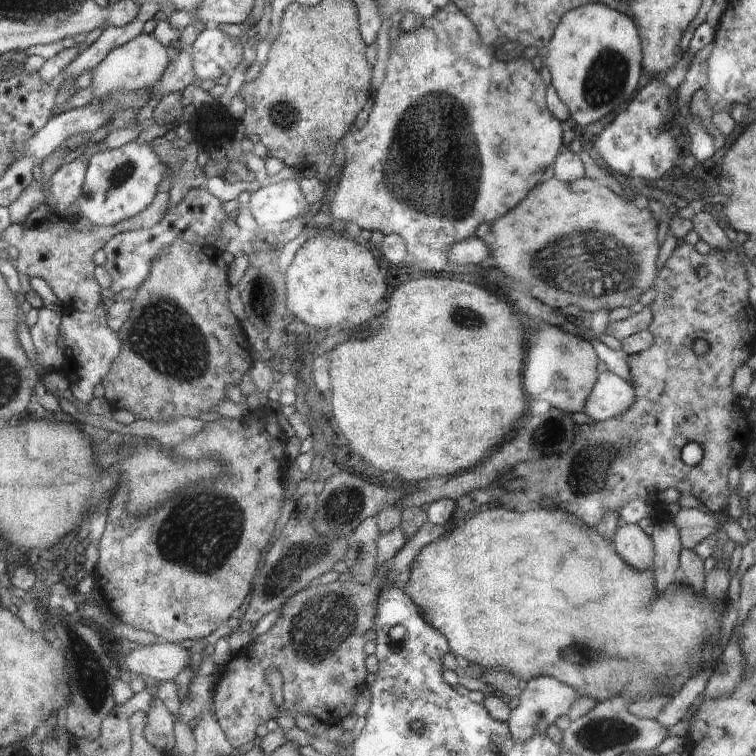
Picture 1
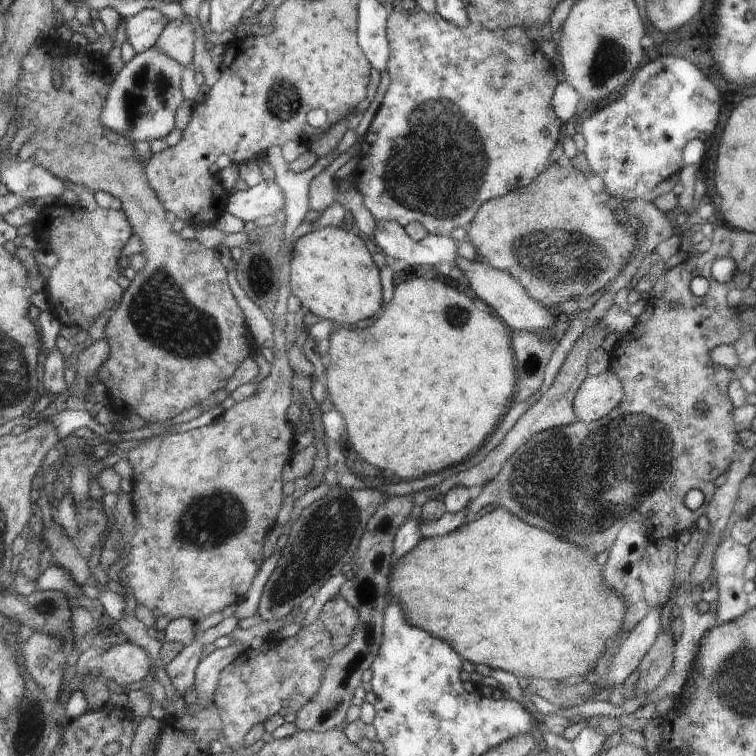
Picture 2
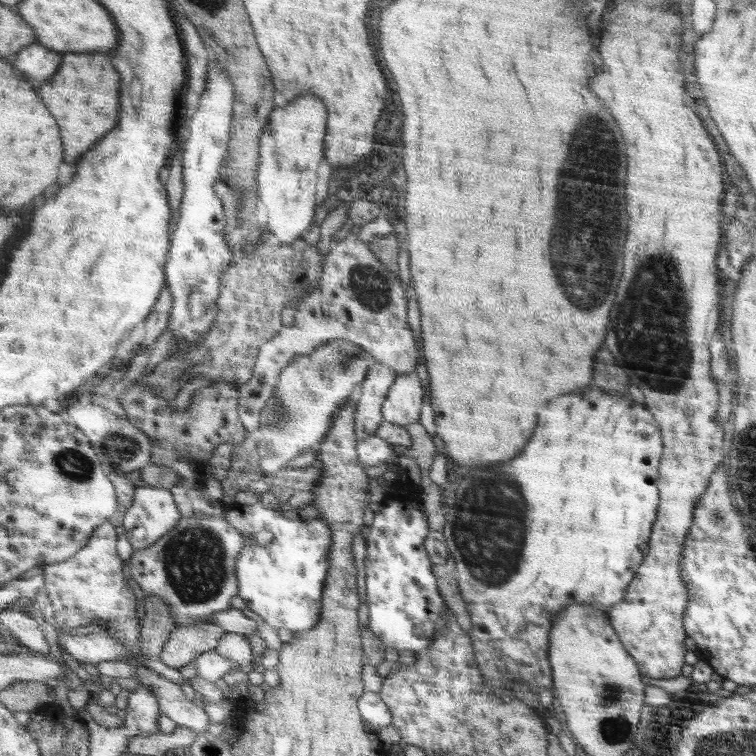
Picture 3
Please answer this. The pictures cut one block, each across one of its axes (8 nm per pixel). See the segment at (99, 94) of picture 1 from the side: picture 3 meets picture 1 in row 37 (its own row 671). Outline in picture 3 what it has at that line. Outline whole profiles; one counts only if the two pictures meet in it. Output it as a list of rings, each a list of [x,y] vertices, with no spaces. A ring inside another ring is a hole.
[[[107,521],[105,525],[102,525],[94,530],[92,536],[89,538],[88,544],[84,546],[84,548],[80,549],[72,558],[69,558],[68,560],[57,562],[51,565],[47,565],[45,568],[45,578],[47,583],[47,591],[49,594],[49,597],[51,598],[51,601],[53,603],[53,618],[59,624],[61,627],[77,627],[77,626],[90,626],[91,623],[96,623],[98,621],[104,621],[104,633],[112,635],[114,637],[114,641],[120,641],[126,649],[130,649],[132,653],[138,655],[138,659],[136,658],[128,658],[128,660],[122,660],[126,661],[126,663],[130,663],[130,665],[134,666],[134,671],[136,671],[136,674],[134,674],[134,678],[137,678],[139,681],[139,686],[144,685],[144,687],[150,687],[152,691],[154,691],[154,695],[156,695],[157,700],[157,708],[162,713],[164,713],[168,718],[171,718],[174,722],[176,722],[177,725],[185,726],[185,728],[190,728],[193,732],[196,732],[197,734],[205,734],[207,733],[207,728],[210,726],[210,718],[208,717],[208,714],[206,711],[204,711],[204,708],[198,707],[197,705],[194,705],[191,700],[188,700],[186,696],[184,696],[182,690],[180,690],[180,685],[176,686],[176,684],[172,684],[172,681],[168,682],[164,676],[158,676],[158,673],[154,670],[144,666],[142,664],[142,659],[144,658],[144,654],[142,654],[142,650],[138,648],[138,641],[140,641],[140,628],[138,628],[138,622],[136,622],[136,600],[134,600],[134,594],[132,594],[132,589],[128,590],[128,584],[124,584],[124,576],[122,576],[122,560],[118,558],[118,554],[116,554],[116,532],[114,532],[114,526]]]

